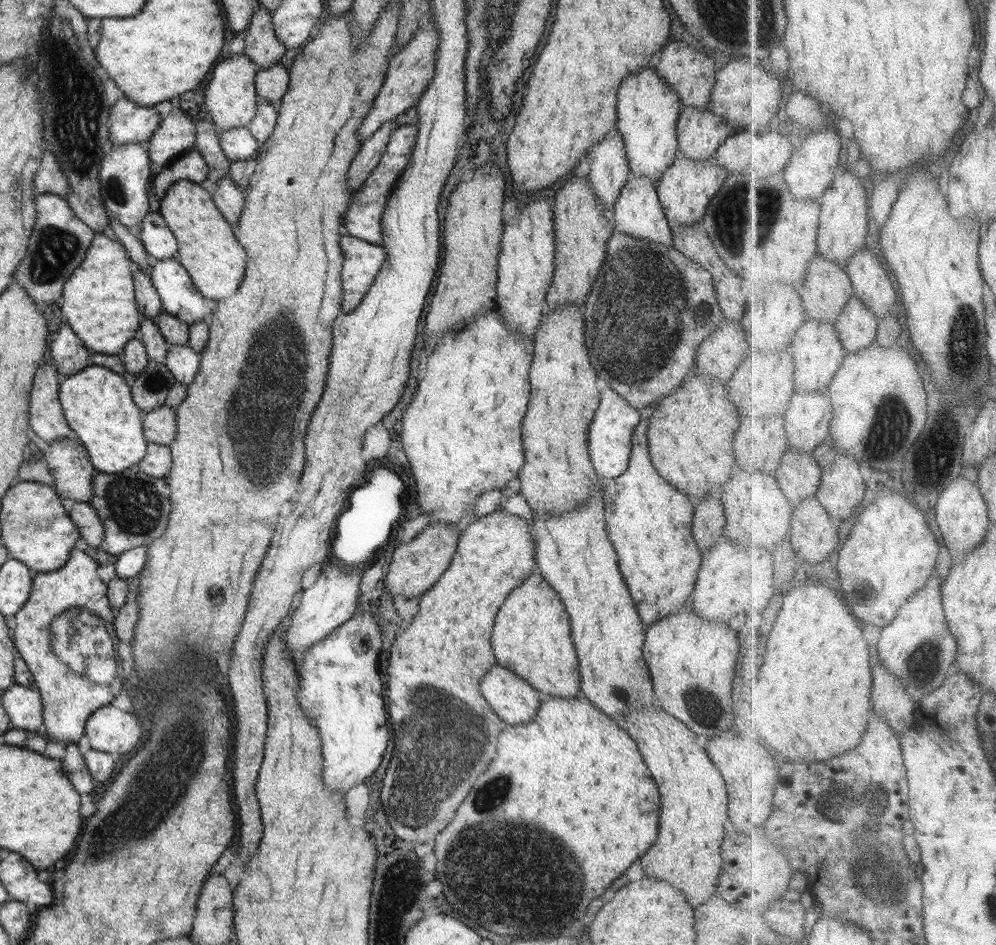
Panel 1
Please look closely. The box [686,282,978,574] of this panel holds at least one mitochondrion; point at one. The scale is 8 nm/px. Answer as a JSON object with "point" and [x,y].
{"point":[895,417]}

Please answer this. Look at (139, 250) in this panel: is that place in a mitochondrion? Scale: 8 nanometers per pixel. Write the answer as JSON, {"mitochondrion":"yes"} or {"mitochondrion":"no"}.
{"mitochondrion":"no"}

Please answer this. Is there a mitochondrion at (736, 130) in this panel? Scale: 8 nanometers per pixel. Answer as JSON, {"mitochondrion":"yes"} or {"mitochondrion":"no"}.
{"mitochondrion":"no"}

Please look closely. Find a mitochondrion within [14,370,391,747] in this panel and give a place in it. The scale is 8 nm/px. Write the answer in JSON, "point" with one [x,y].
{"point":[80,639]}

